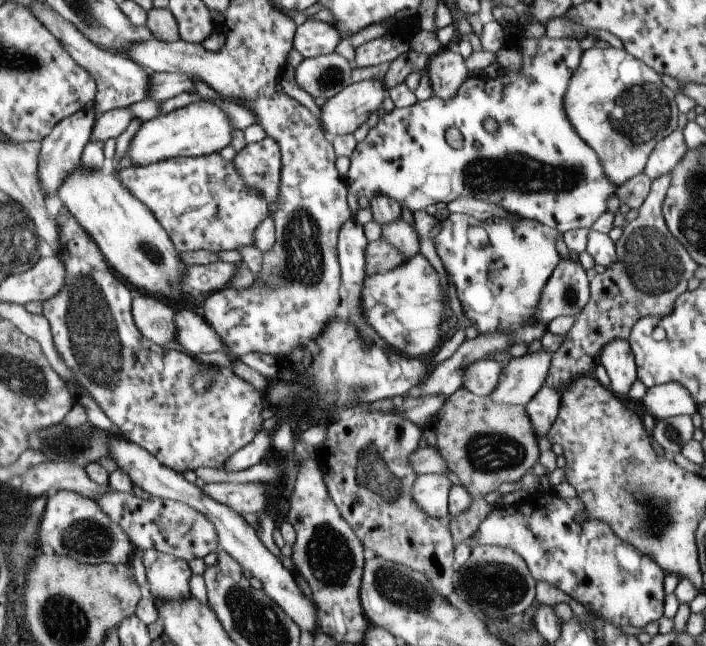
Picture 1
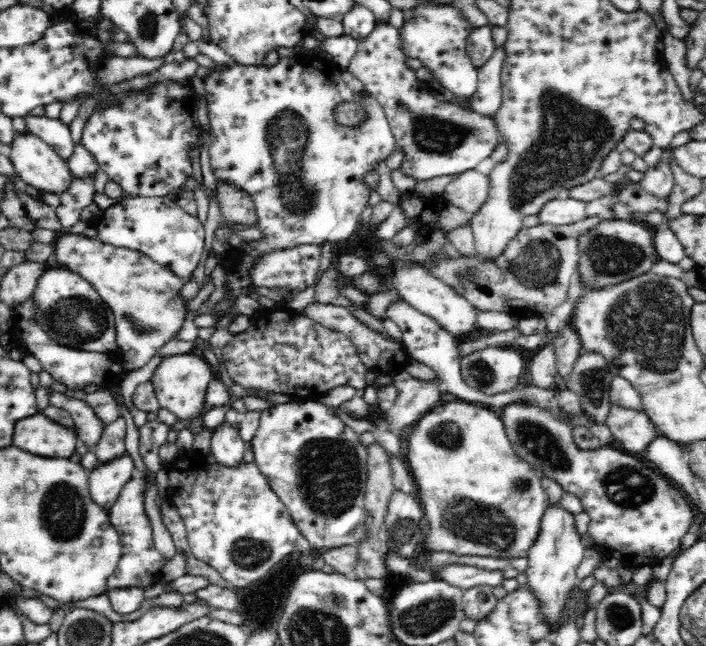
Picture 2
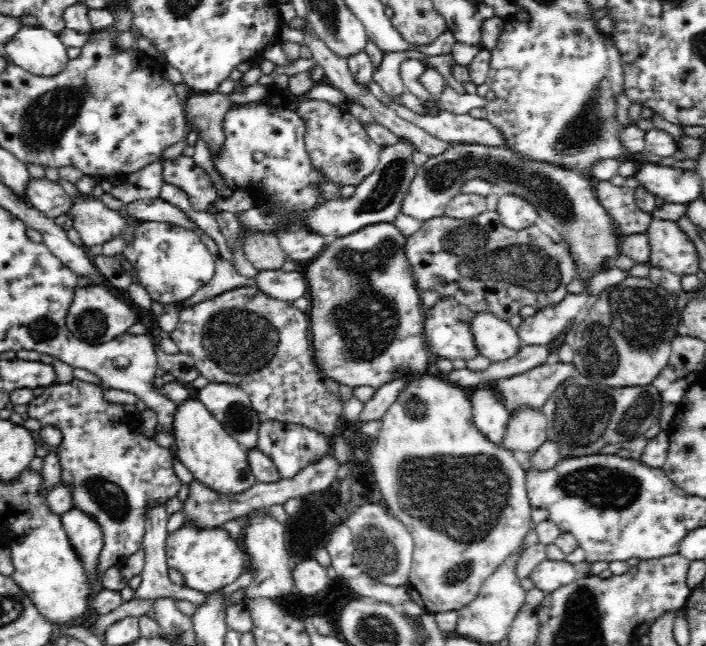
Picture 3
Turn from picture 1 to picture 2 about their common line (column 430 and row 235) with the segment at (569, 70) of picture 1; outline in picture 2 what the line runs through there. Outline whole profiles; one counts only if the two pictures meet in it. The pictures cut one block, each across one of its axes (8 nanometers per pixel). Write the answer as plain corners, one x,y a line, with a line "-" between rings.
170,195
160,196
122,196
114,205
114,210
105,213
101,221
94,221
97,228
97,238
106,244
117,247
138,250
148,255
156,263
170,269
176,276
184,279
186,284
200,264
202,250
204,250
204,225
198,217
188,214

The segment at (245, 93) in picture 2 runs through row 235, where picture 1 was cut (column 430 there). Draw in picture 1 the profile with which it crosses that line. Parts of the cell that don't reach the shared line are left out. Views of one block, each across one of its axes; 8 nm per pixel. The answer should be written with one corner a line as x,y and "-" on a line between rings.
421,252
414,258
410,258
408,262
404,261
394,270
374,276
368,275
364,278
360,306
362,306
362,312
364,312
362,318
394,351
418,359
418,356
426,356
426,354
430,354
432,350
436,350
438,346
442,346
444,343
440,326
446,320
446,292
440,284
438,272

